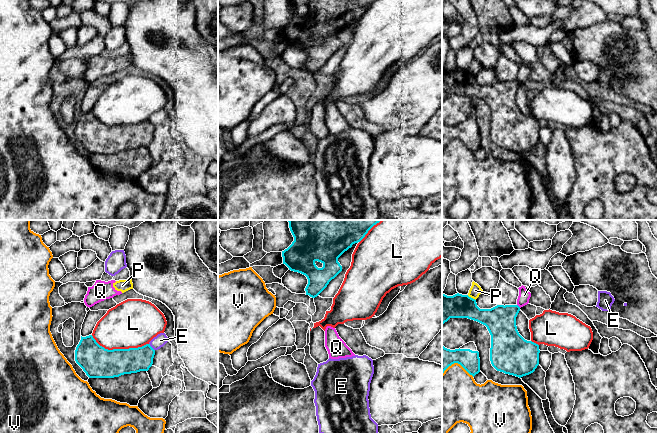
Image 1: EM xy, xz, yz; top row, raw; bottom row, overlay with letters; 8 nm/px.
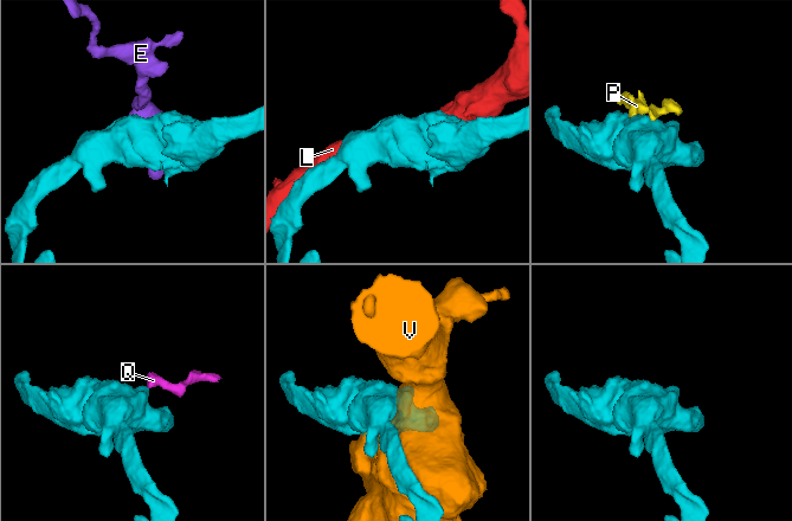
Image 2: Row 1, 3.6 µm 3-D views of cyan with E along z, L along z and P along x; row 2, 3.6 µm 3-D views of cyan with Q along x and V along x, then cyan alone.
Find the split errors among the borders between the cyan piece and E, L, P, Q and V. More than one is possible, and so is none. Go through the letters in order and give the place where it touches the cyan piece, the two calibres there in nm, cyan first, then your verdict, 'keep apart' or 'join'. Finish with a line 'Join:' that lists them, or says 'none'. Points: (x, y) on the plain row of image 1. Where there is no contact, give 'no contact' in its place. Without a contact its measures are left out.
E: xy (151, 123) | 200/100 nm | keep apart
L: xy (119, 125) | 260/400 nm | keep apart
P: yz (470, 73) | 200/90 nm | keep apart
Q: yz (518, 82) | 240/100 nm | keep apart
V: yz (458, 139) | 170/380 nm | keep apart
Join: none

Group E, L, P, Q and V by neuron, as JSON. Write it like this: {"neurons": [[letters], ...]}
{"neurons": [["E"], ["L"], ["P", "Q"], ["V"]]}

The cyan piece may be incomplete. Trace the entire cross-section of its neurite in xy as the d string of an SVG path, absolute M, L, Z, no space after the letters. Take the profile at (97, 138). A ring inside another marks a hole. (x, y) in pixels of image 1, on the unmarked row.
M92 111L82 113L75 126L75 137L89 154L114 154L124 150L148 147L153 140L155 126L146 120L138 124L108 126L100 122Z

